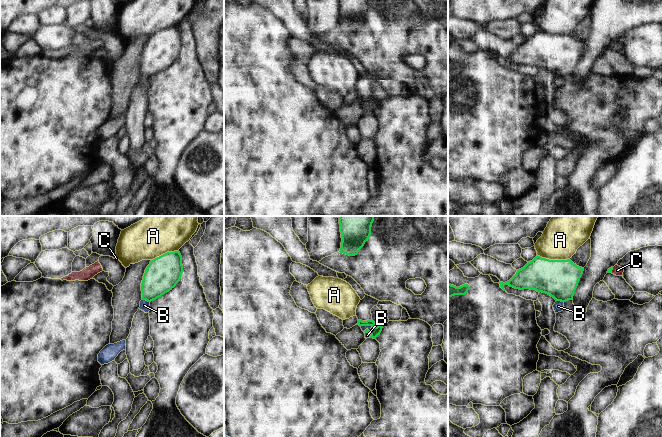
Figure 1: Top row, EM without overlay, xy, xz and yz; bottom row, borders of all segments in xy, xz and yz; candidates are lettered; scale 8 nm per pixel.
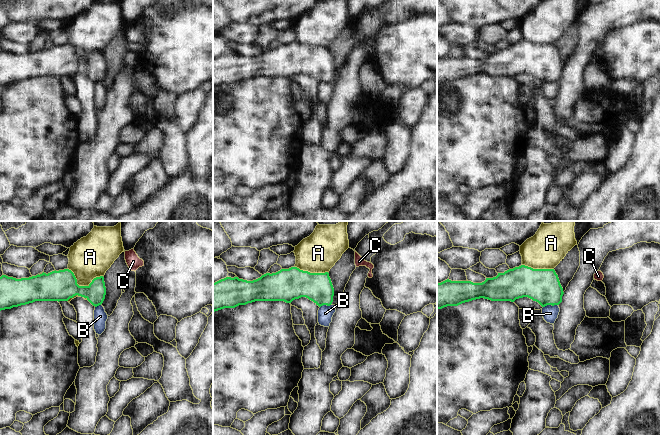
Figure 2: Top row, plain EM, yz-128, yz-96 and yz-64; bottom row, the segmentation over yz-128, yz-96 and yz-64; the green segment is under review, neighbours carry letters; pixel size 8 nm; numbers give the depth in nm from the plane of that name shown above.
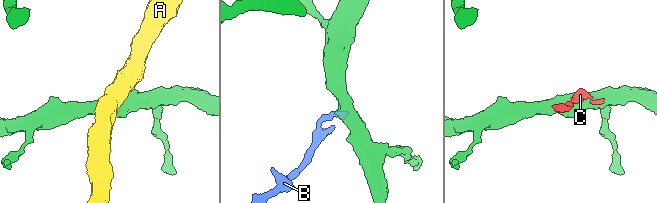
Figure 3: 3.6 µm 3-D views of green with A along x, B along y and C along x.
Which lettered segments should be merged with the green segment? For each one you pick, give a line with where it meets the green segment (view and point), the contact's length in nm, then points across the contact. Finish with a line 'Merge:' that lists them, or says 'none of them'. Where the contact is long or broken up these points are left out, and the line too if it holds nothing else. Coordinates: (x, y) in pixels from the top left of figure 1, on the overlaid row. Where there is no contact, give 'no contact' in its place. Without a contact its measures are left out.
Merge: none of them

